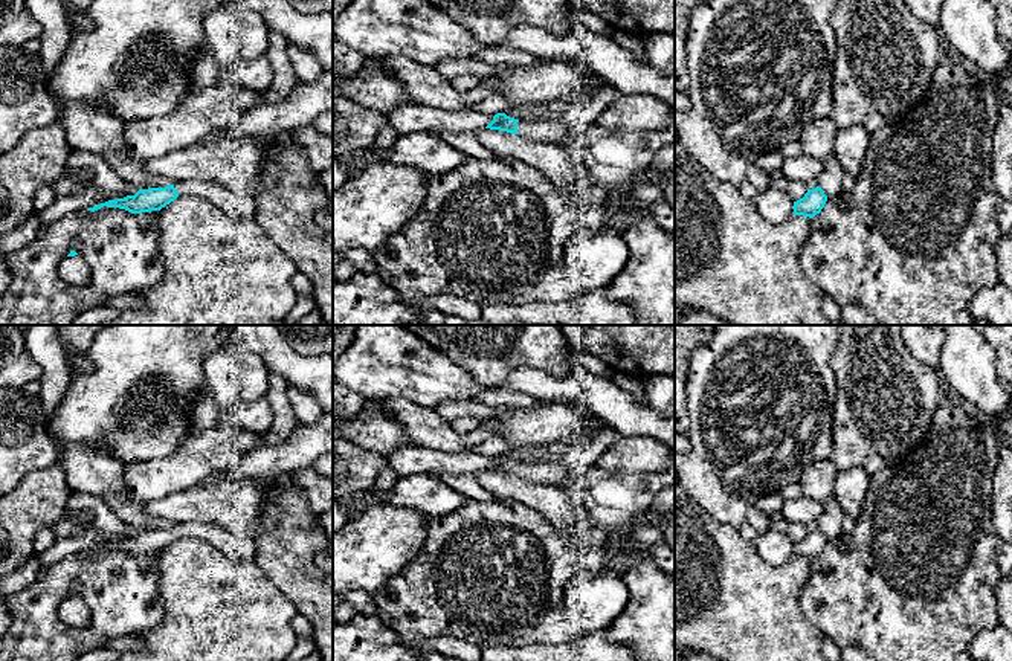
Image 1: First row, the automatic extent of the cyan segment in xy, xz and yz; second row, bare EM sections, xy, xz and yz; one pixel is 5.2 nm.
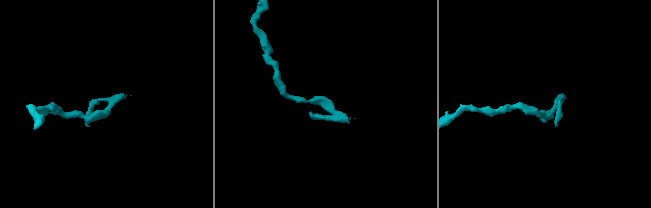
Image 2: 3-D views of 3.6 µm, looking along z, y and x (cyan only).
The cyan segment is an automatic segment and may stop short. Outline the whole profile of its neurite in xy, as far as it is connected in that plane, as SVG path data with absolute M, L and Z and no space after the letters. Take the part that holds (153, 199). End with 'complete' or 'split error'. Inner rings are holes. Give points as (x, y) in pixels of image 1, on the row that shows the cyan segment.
M201 180L174 182L165 188L139 189L134 195L108 200L105 203L89 208L98 211L104 206L125 209L131 214L160 211L177 197L200 197L221 208L226 214L240 218L253 218L256 205L253 195L244 191L234 191L220 183Z; split error

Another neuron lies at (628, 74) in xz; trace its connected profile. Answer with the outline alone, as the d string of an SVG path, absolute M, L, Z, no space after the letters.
M517 26L499 46L528 52L539 60L583 60L620 93L649 93L675 110L675 73L661 73L646 58L638 58L611 37L583 29L557 37L534 26Z

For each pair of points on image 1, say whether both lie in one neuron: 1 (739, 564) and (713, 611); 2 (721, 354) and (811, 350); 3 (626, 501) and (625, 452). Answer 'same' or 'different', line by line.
1: same
2: same
3: different

